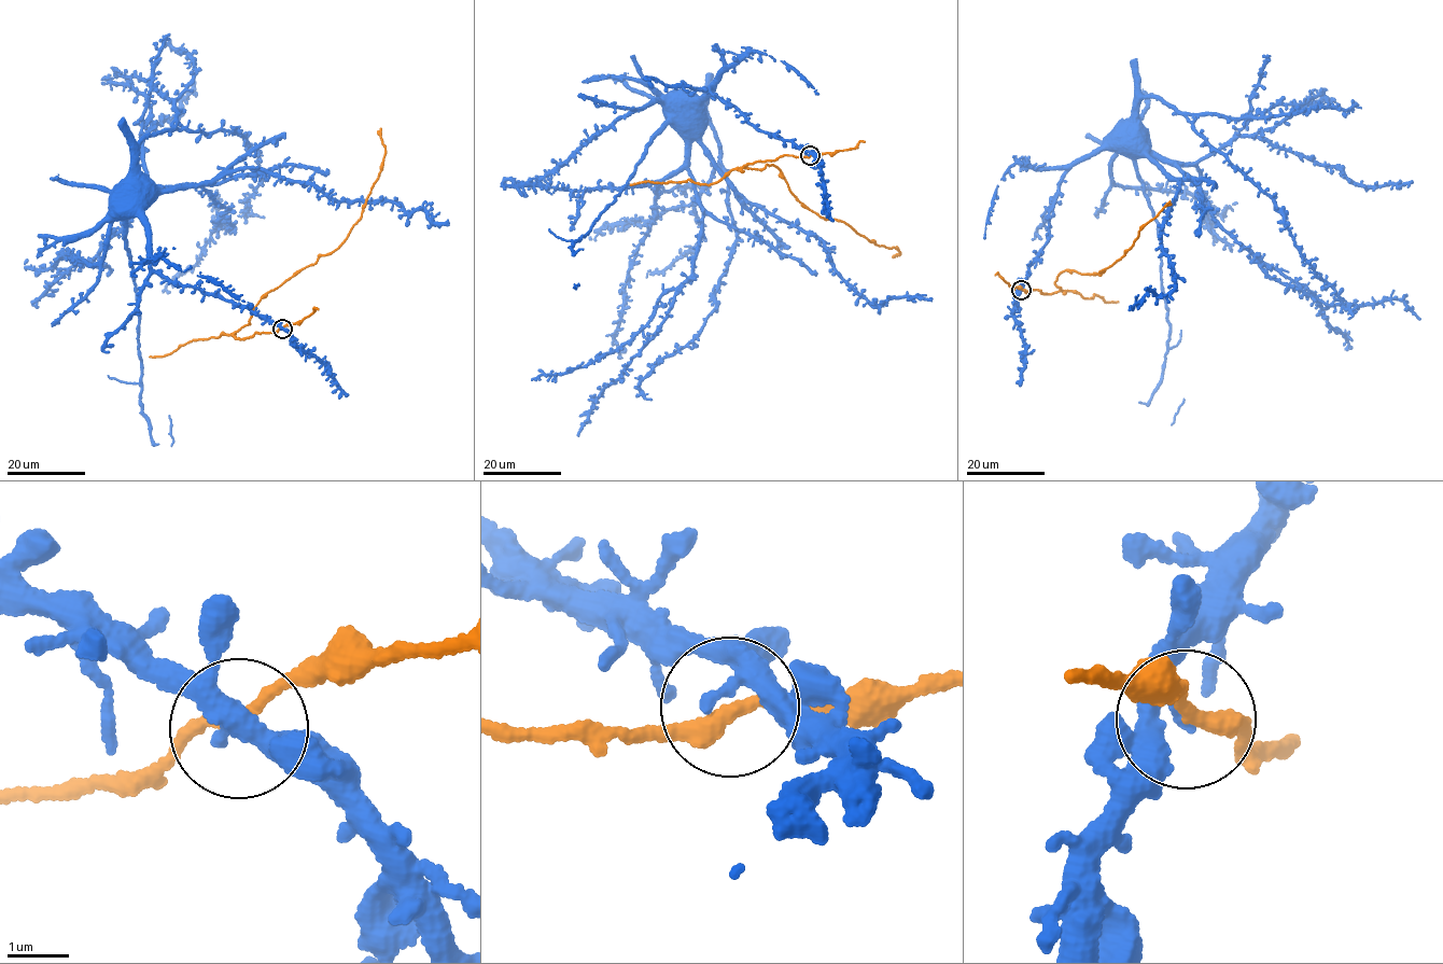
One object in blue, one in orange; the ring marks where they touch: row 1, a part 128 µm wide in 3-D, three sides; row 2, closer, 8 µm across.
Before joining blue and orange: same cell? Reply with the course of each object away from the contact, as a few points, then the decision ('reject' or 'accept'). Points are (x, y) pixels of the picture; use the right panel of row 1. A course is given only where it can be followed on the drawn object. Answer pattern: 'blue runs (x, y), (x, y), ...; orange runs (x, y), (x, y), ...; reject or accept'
blue runs (1021, 290), (1047, 243), (1062, 175), (1146, 97), (1186, 114), (1269, 196), (1349, 319); orange runs (1022, 290), (1047, 293), (1060, 291), (1055, 280), (1064, 270), (1098, 276), (1132, 246), (1139, 228), (1170, 201); accept

